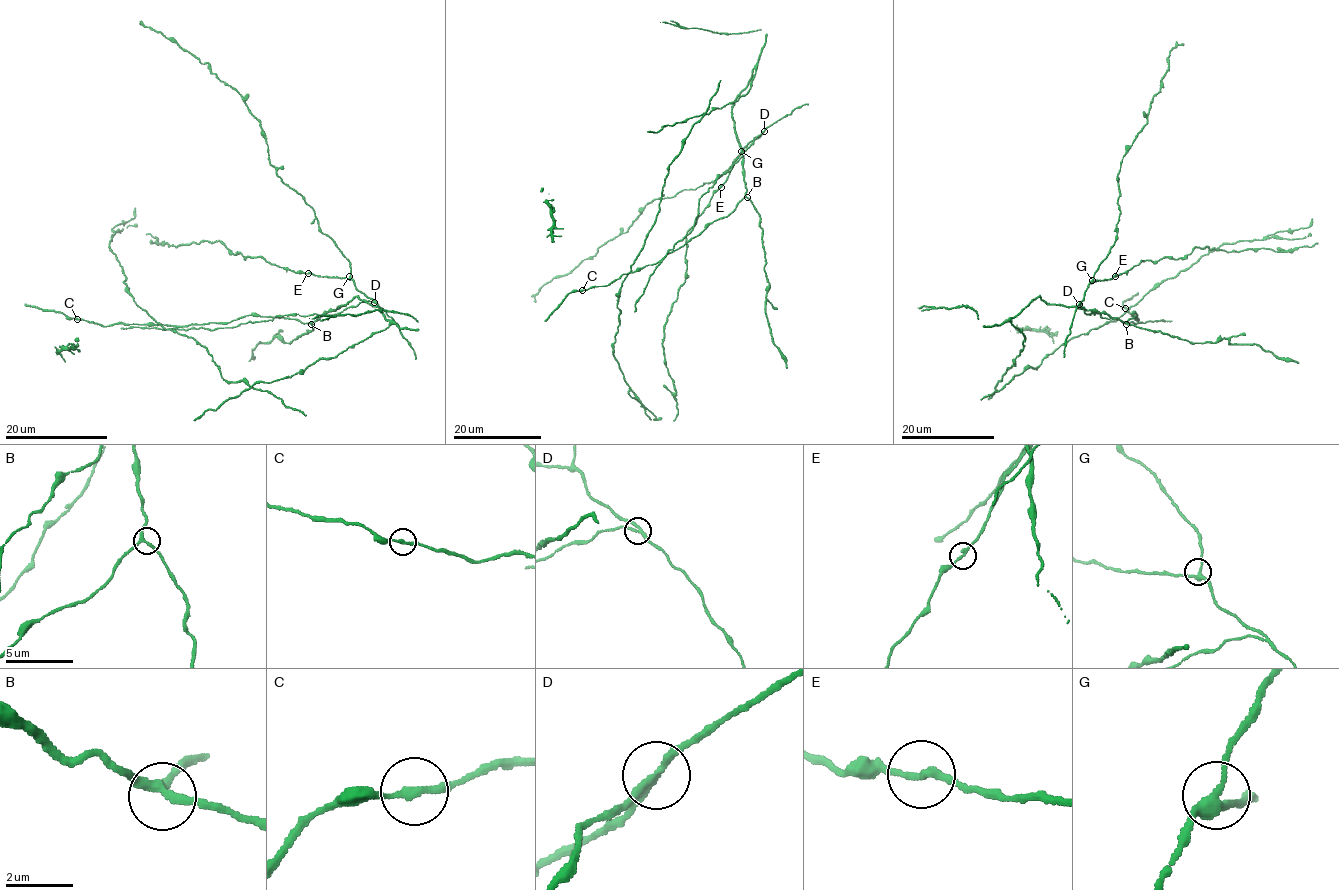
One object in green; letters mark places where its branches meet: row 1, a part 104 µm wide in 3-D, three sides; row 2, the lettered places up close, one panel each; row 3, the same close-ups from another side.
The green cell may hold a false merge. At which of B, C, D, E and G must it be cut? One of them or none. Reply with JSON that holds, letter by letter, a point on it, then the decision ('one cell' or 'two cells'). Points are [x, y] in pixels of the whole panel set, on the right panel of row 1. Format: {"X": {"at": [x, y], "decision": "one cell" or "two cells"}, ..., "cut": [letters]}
{"B": {"at": [1126, 324], "decision": "one cell"}, "C": {"at": [1125, 308], "decision": "one cell"}, "D": {"at": [1079, 304], "decision": "two cells"}, "E": {"at": [1115, 276], "decision": "one cell"}, "G": {"at": [1092, 280], "decision": "one cell"}, "cut": ["D"]}

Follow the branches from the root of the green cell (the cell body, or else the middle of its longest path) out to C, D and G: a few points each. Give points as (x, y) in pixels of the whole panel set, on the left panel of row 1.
C: (214, 329), (181, 330), (168, 325), (141, 324), (102, 326), (76, 319)
D: (214, 329), (234, 327), (249, 321), (270, 320), (277, 315), (334, 315), (360, 302), (375, 302)
G: (214, 329), (234, 327), (249, 321), (270, 320), (277, 315), (339, 314), (369, 299), (356, 288), (349, 276)

